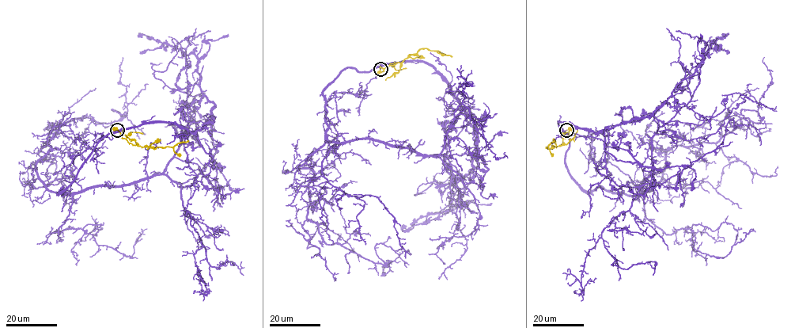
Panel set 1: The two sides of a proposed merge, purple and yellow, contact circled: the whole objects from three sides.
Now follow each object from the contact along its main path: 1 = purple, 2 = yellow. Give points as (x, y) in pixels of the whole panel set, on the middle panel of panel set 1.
1: (380, 69), (346, 68), (327, 86), (326, 141), (299, 167), (313, 173), (307, 217), (322, 239), (386, 267)
2: (380, 69), (380, 71), (384, 71), (384, 68), (402, 62), (421, 49), (437, 50), (452, 56)

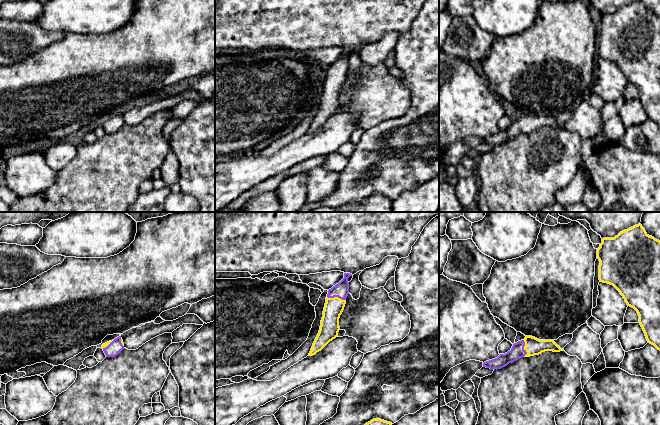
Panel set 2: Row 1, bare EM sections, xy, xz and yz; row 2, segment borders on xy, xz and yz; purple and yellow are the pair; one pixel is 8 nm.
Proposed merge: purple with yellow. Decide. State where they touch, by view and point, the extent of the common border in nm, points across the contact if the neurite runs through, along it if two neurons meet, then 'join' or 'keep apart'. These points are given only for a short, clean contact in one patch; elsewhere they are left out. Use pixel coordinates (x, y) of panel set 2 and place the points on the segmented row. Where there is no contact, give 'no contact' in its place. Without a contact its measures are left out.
contact xz (336, 296); length 160 nm; keep apart

